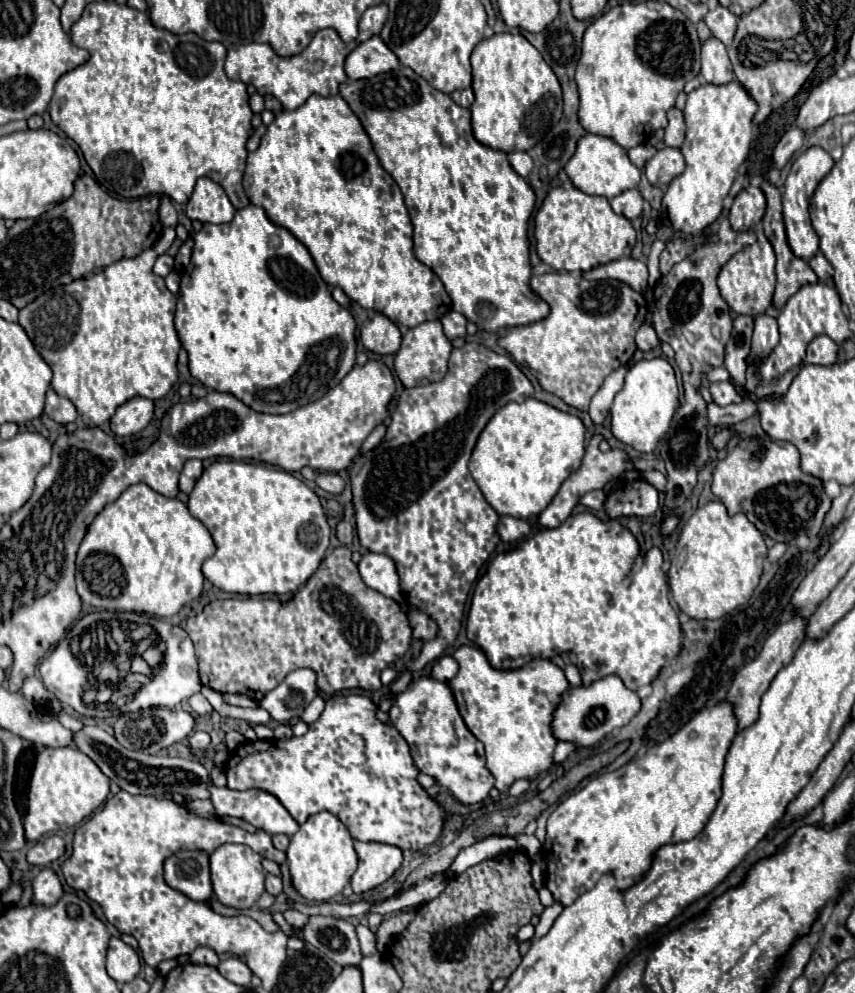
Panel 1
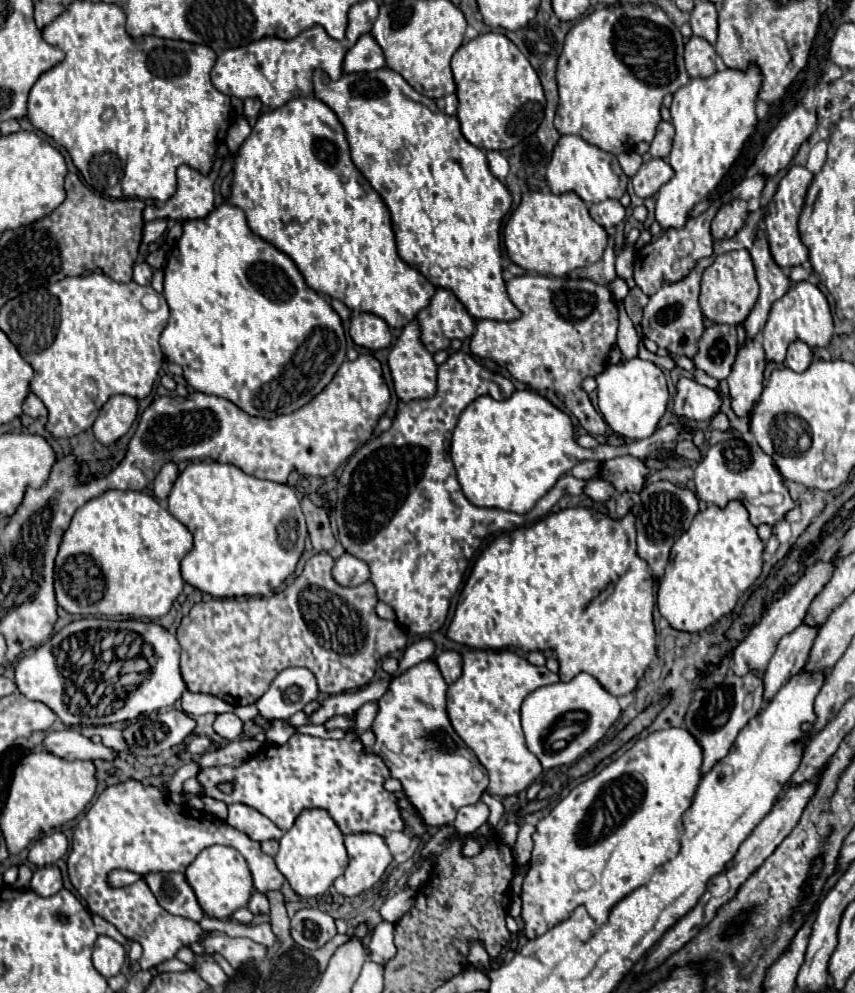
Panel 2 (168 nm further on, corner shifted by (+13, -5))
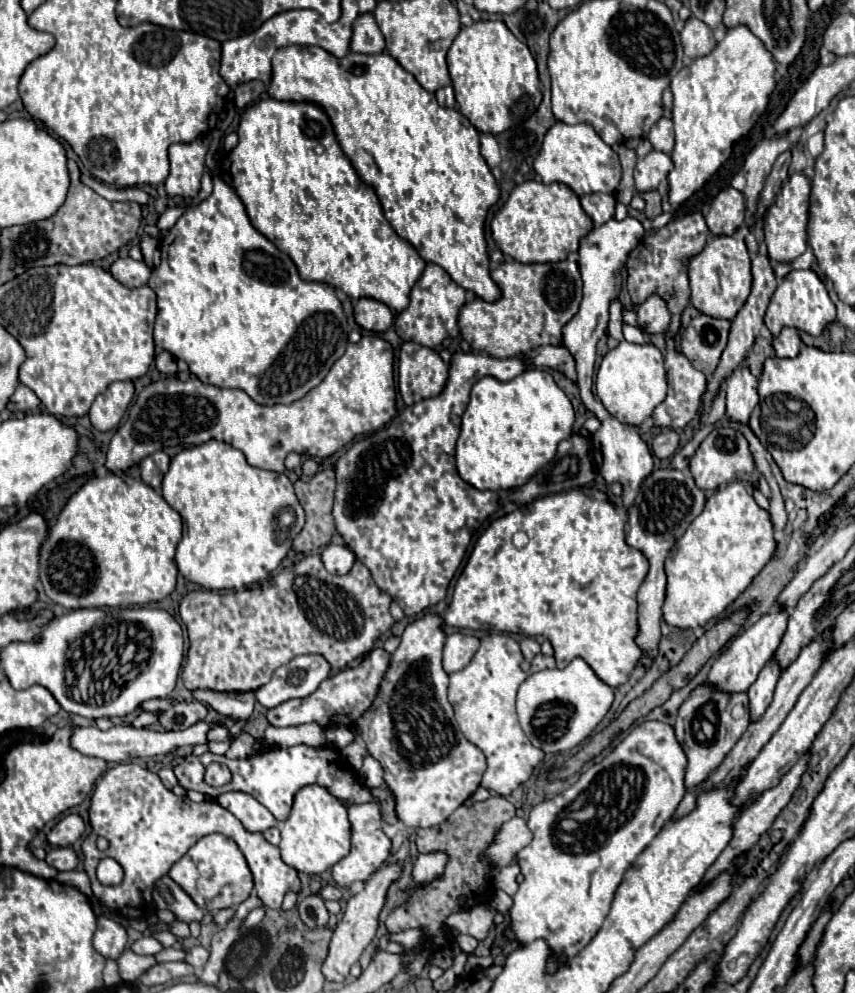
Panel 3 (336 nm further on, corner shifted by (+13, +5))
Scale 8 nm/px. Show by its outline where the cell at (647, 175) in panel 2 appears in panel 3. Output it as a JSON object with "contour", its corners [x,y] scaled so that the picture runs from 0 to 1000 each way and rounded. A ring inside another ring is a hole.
{"contour":[[[764,151],[754,159],[750,159],[743,167],[743,189],[747,193],[768,191],[768,187],[780,179],[785,171],[787,171],[785,157]]]}

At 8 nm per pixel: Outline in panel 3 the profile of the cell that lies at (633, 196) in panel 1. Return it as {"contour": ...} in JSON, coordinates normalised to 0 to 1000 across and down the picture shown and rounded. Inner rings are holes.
{"contour":[[[687,195],[680,197],[682,211],[691,218],[696,228],[705,228],[705,224],[712,224],[719,216],[719,197],[717,195]]]}

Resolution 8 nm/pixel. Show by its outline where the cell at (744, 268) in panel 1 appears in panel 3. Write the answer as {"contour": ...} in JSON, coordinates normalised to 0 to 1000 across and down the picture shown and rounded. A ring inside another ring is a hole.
{"contour":[[[839,238],[834,240],[822,254],[808,260],[806,266],[806,286],[808,286],[808,304],[811,308],[834,320],[857,322],[867,308],[874,304],[878,296],[878,262],[869,242],[857,238]]]}

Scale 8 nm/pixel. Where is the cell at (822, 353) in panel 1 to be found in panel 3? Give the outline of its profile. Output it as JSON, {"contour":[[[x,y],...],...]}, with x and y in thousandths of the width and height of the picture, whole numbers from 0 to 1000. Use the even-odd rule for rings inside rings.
{"contour":[[[916,330],[911,340],[904,342],[906,354],[911,361],[930,361],[939,348],[937,340],[935,340],[935,332],[930,330]]]}

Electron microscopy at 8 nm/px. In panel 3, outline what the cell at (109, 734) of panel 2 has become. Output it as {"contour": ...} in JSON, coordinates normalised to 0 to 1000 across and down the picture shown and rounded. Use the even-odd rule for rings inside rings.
{"contour":[[[165,715],[165,717],[160,719],[160,723],[153,727],[153,731],[158,731],[158,733],[174,733],[174,731],[179,731],[181,727],[184,727],[184,721],[181,721],[179,717]]]}

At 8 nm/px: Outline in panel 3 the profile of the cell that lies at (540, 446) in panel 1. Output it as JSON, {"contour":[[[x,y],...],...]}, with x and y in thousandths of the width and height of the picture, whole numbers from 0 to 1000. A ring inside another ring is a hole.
{"contour":[[[619,371],[595,385],[563,381],[544,411],[535,443],[535,475],[558,493],[602,493],[614,489],[644,461],[651,447],[668,441],[673,415],[644,377]]]}

